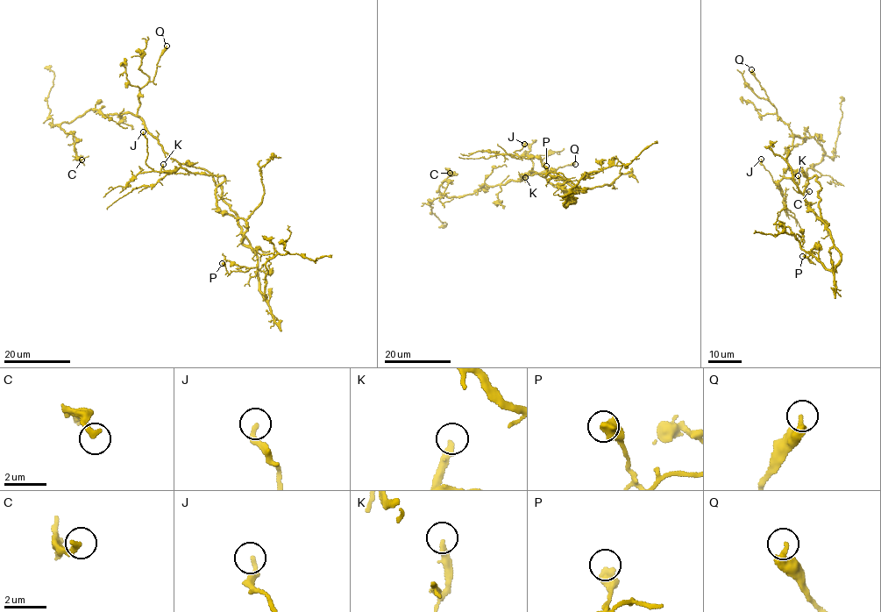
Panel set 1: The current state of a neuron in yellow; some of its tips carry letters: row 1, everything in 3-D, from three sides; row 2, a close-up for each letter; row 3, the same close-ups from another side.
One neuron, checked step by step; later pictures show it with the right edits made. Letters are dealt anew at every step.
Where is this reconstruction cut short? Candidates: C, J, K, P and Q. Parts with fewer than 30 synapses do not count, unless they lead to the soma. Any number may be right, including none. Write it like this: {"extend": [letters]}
{"extend": []}

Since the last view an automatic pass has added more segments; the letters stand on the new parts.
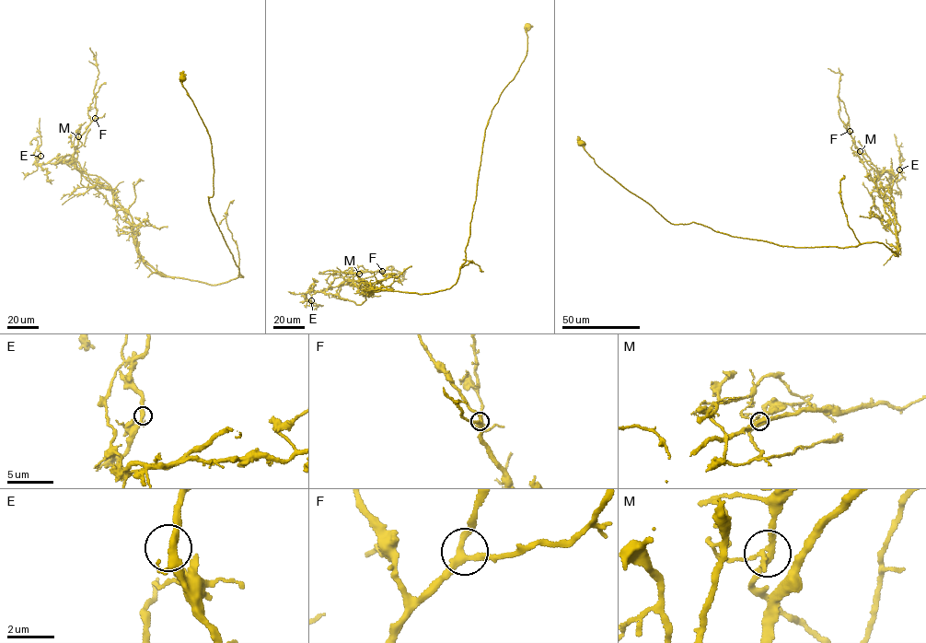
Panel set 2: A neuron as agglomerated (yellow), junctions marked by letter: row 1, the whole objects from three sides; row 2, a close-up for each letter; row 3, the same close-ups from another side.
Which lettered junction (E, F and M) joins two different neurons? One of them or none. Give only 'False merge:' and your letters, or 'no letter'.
False merge: M

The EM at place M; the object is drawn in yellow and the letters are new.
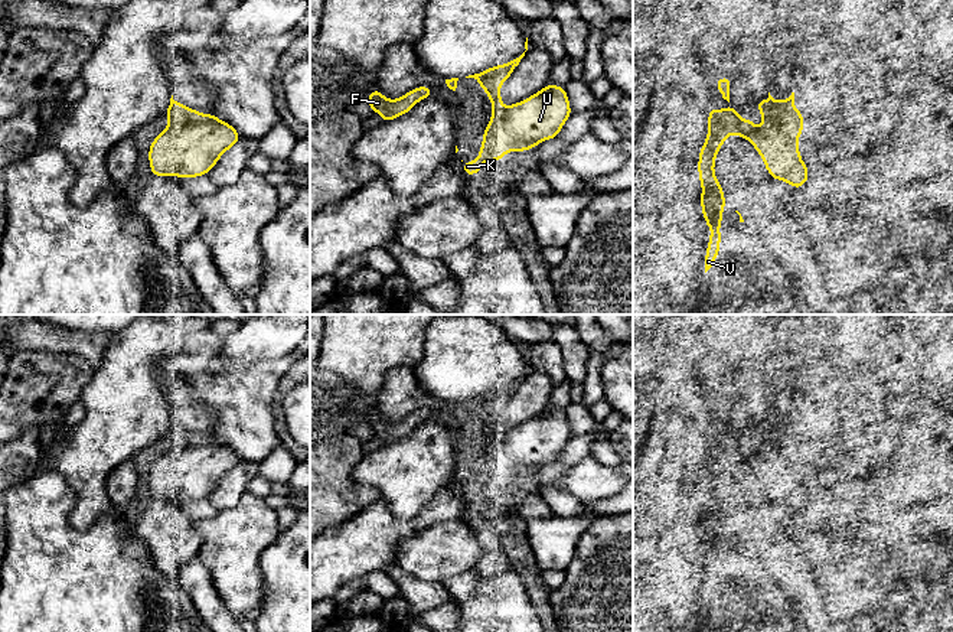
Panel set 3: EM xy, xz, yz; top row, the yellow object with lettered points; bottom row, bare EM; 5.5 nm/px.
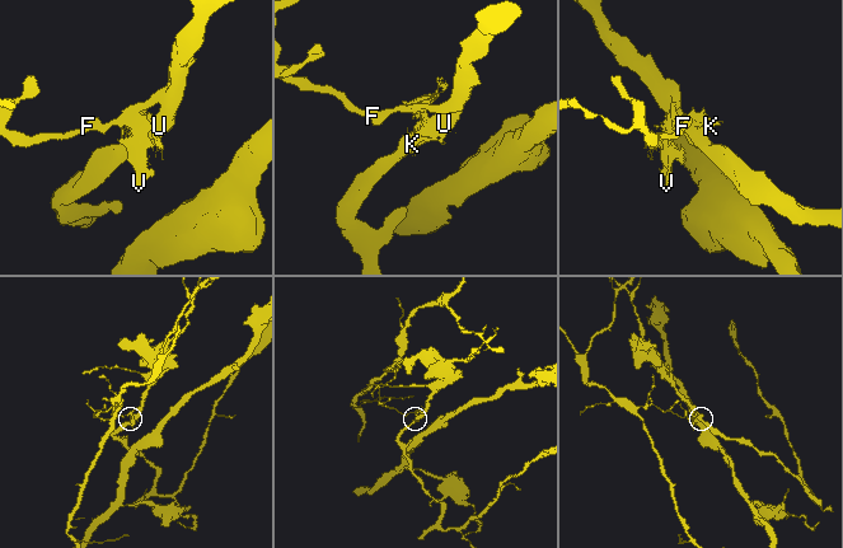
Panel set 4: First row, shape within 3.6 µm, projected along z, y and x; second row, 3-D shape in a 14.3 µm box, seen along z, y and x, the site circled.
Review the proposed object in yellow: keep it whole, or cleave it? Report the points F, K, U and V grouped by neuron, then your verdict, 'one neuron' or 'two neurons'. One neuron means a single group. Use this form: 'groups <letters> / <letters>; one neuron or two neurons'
groups F K V / U; two neurons

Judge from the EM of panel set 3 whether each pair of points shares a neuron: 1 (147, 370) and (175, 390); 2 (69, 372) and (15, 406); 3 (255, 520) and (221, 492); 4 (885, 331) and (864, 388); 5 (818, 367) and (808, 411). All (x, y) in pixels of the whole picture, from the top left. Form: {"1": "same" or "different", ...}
{"1": "different", "2": "same", "3": "different", "4": "different", "5": "same"}

